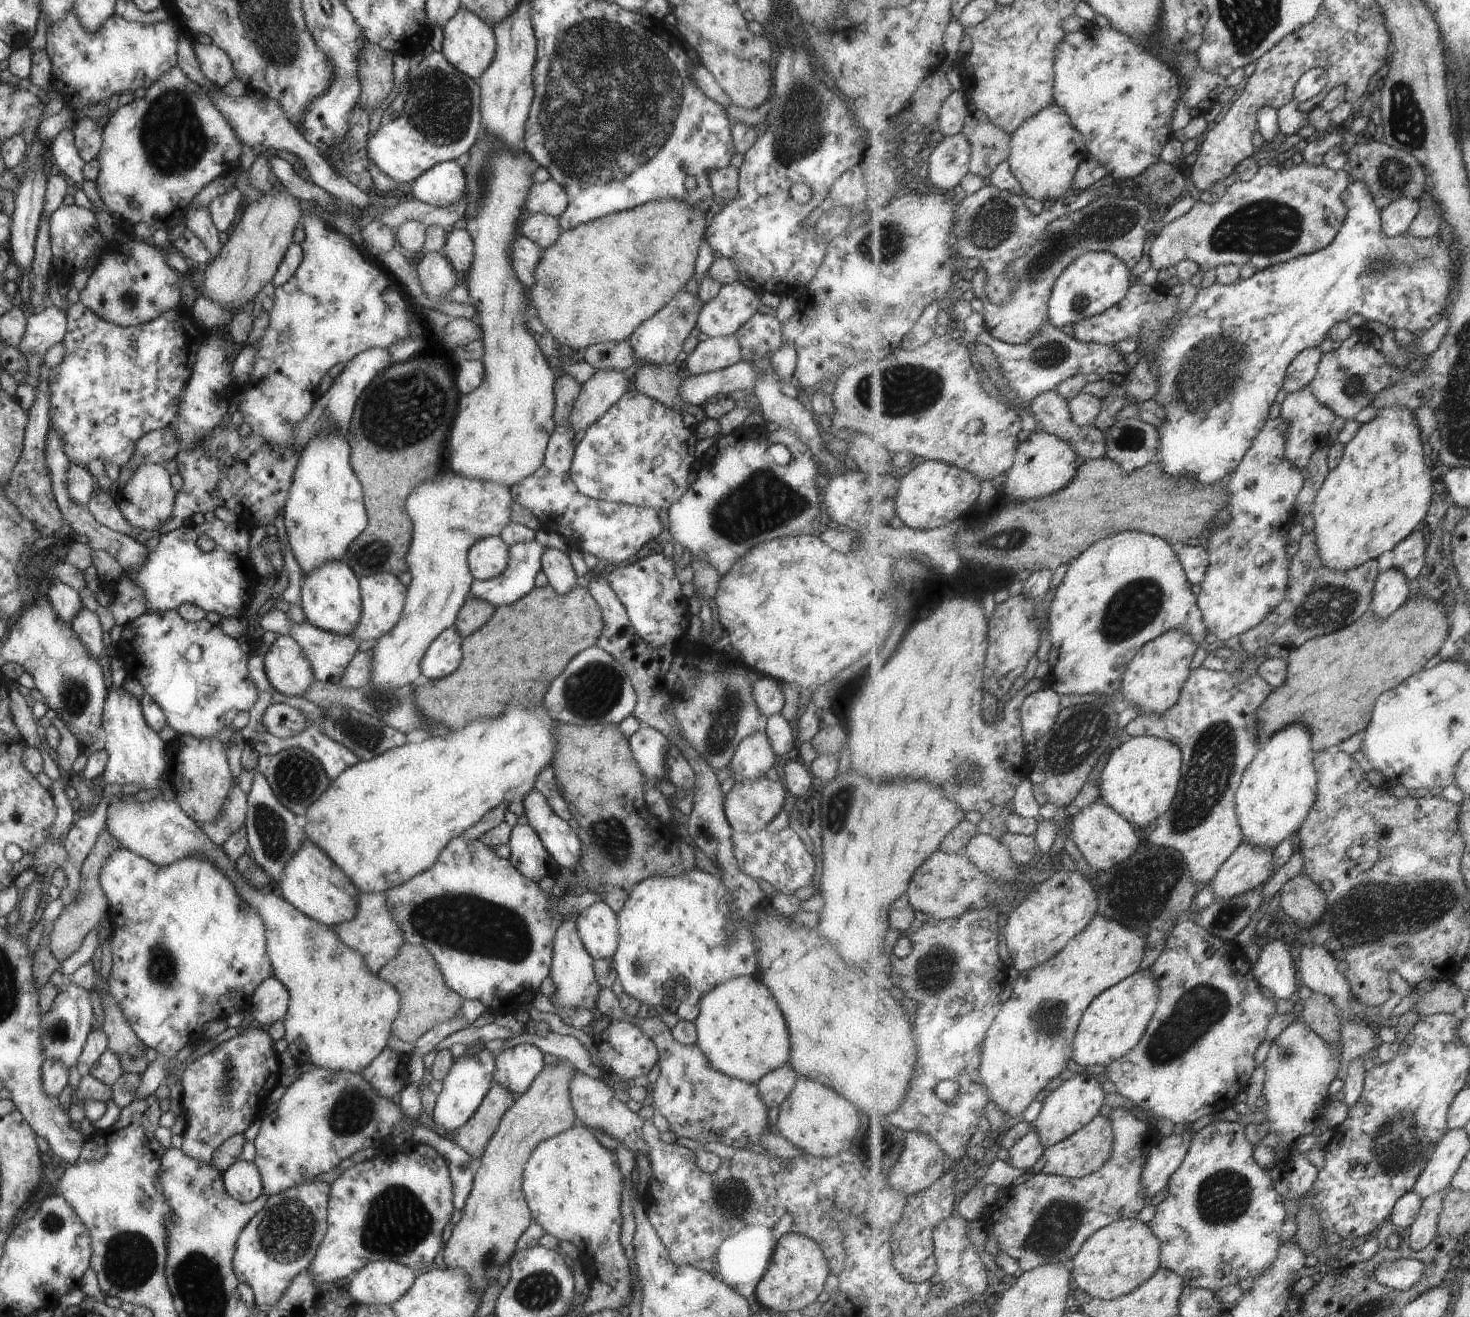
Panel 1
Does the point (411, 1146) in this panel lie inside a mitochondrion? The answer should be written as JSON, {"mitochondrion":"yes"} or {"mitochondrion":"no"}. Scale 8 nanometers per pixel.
{"mitochondrion":"no"}

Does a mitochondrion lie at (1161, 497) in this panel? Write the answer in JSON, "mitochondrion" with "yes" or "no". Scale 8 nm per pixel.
{"mitochondrion":"no"}

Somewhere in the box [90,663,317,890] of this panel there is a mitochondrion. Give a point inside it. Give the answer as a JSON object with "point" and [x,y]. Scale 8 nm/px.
{"point":[272,827]}

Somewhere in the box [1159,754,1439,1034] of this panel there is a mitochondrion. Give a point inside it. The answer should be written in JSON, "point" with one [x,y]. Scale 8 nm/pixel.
{"point":[1351,920]}

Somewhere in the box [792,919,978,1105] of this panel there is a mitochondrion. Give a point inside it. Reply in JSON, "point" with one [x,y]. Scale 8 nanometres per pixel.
{"point":[943,963]}

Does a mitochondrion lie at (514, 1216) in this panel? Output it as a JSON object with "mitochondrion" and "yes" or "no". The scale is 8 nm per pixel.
{"mitochondrion":"no"}

